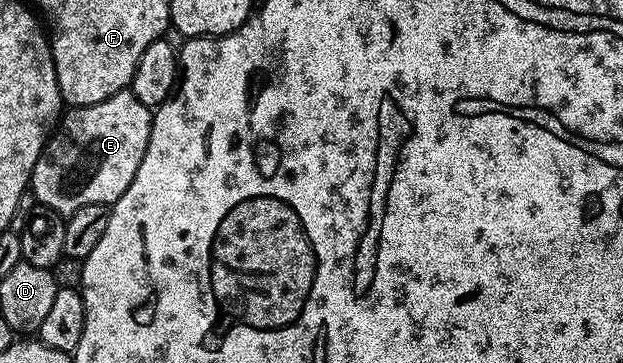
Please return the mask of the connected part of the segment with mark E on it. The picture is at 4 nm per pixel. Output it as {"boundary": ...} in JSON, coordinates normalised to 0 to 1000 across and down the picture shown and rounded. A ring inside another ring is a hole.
{"boundary":[[[205,245],[183,256],[170,278],[104,303],[55,455],[48,523],[58,537],[59,562],[108,598],[116,590],[119,559],[122,570],[146,559],[186,559],[189,543],[209,521],[209,499],[215,499],[222,455],[228,455],[228,433],[234,433],[246,314],[246,298],[228,289],[228,278],[222,278],[222,267],[215,267]],[[116,504],[128,504],[122,515],[122,551],[117,559]]]}

